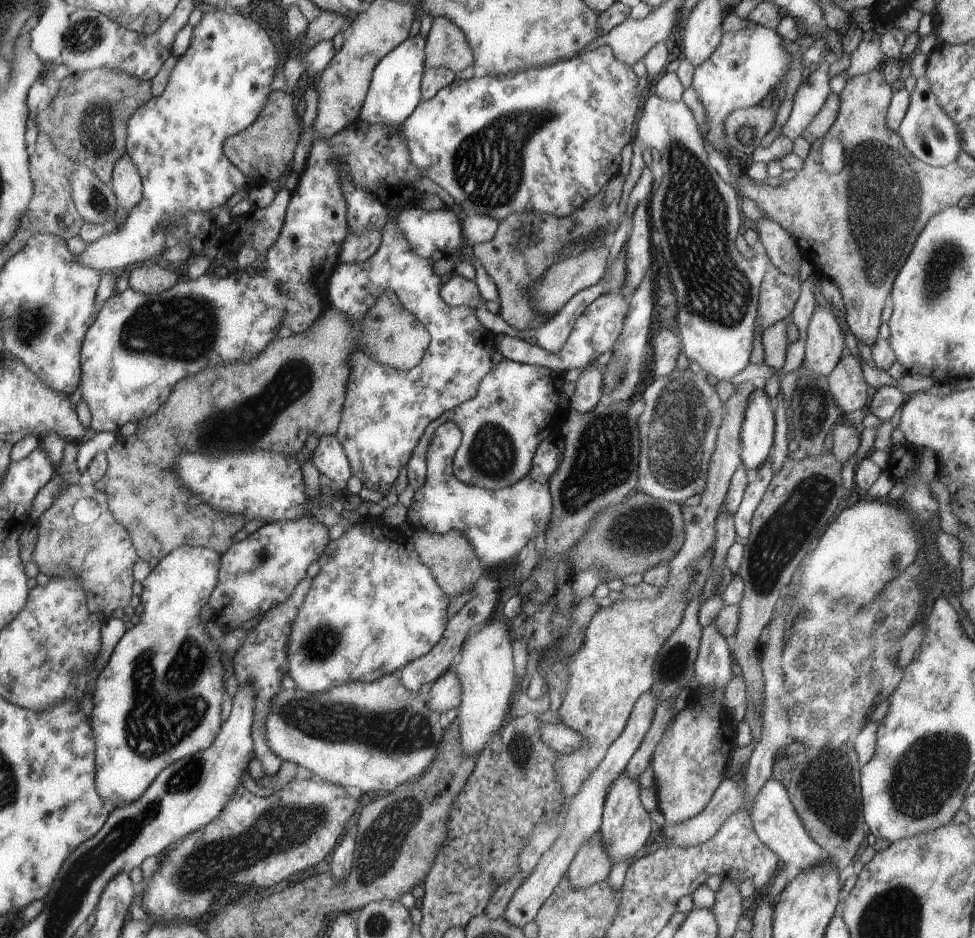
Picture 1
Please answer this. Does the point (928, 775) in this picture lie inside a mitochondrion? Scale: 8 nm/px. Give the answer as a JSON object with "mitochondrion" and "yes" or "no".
{"mitochondrion":"yes"}

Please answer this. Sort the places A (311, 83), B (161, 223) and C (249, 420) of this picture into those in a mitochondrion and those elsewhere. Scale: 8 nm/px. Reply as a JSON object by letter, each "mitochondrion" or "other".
{"A":"other","B":"mitochondrion","C":"mitochondrion"}

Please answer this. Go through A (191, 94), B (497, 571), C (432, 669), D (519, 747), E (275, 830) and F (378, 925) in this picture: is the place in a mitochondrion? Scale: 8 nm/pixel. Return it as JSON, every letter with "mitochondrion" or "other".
{"A":"other","B":"other","C":"other","D":"mitochondrion","E":"mitochondrion","F":"mitochondrion"}

